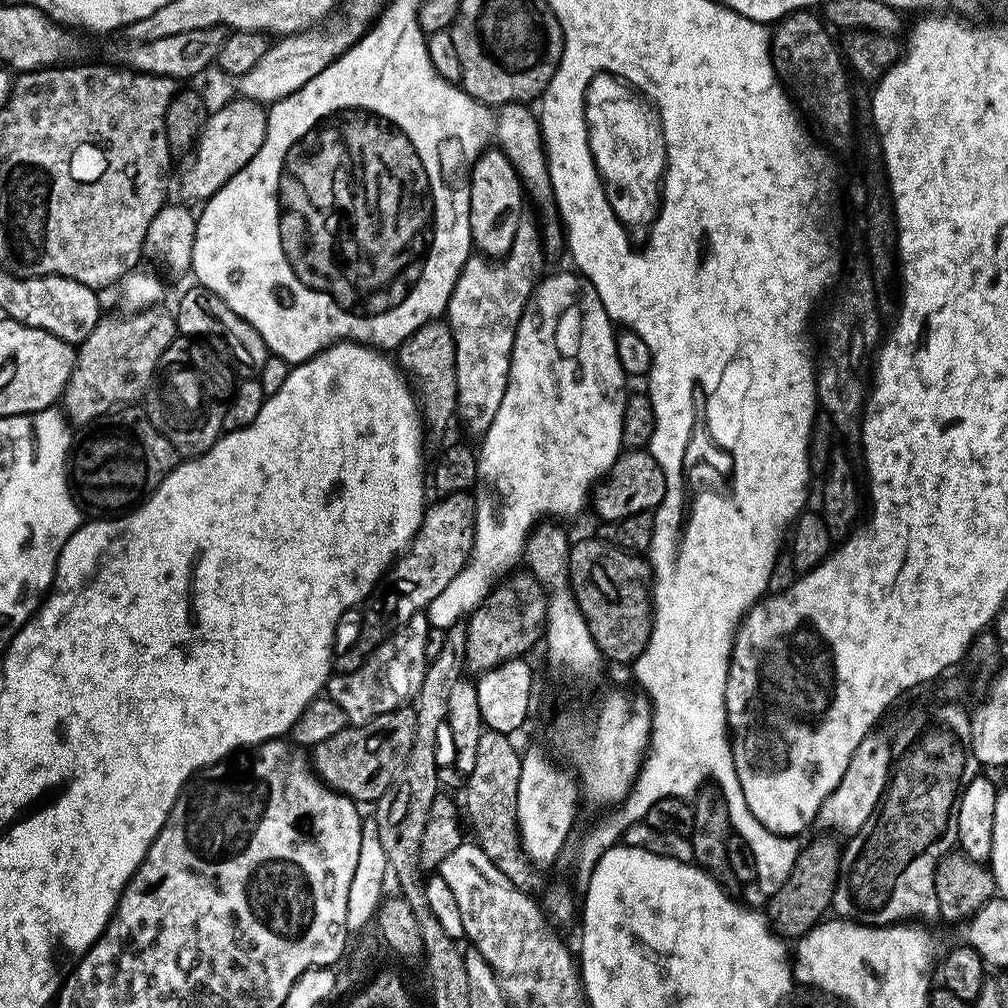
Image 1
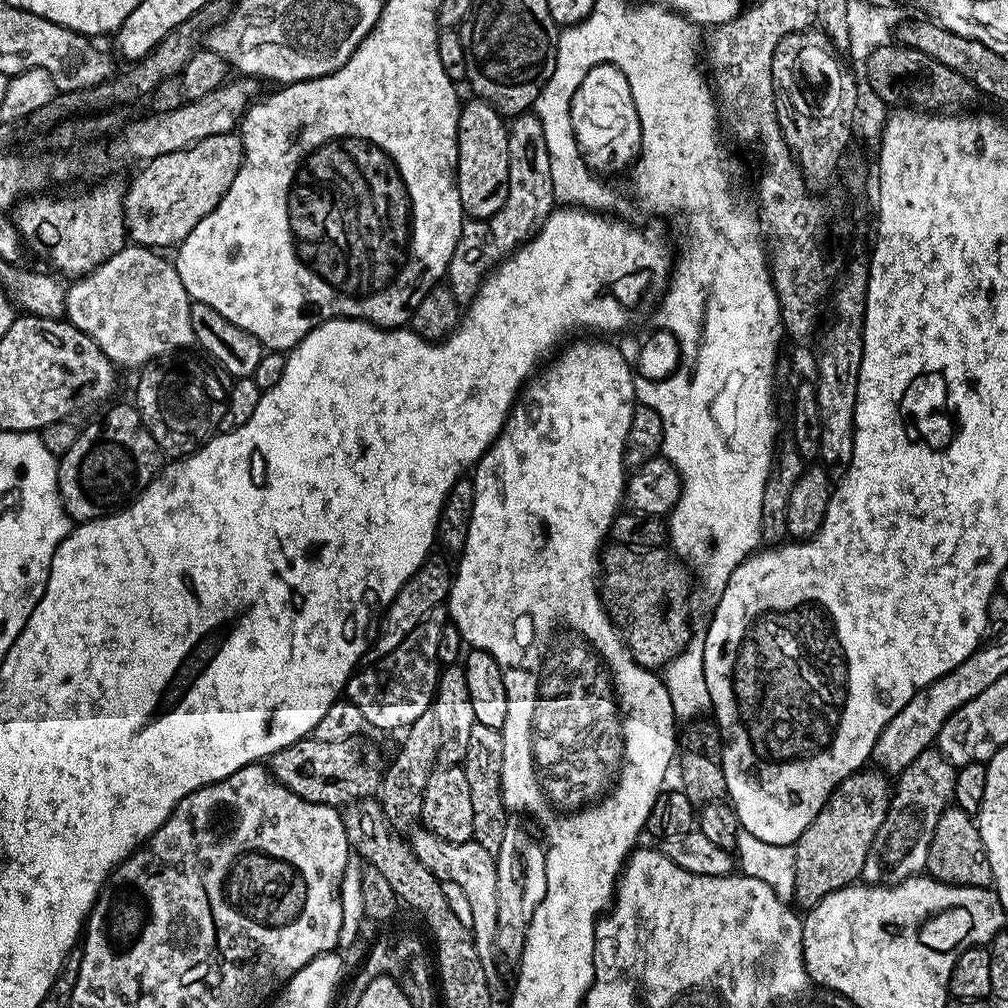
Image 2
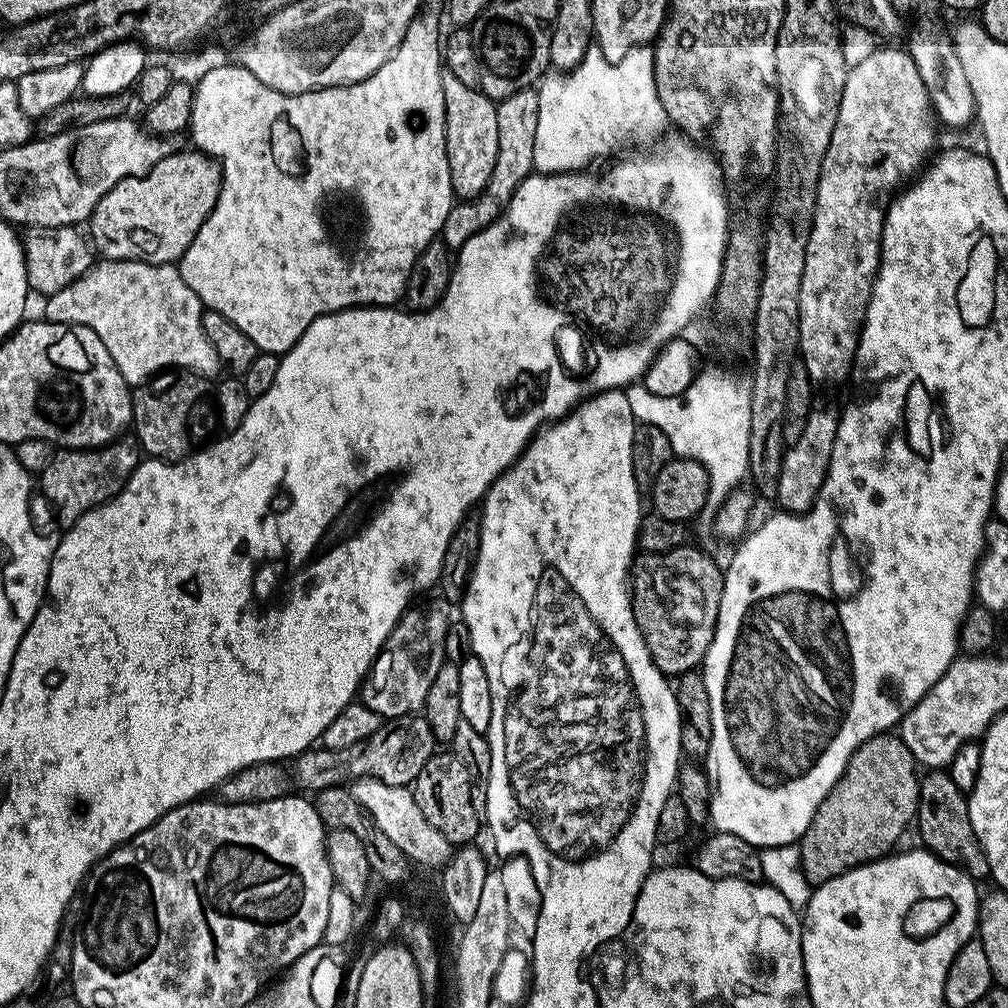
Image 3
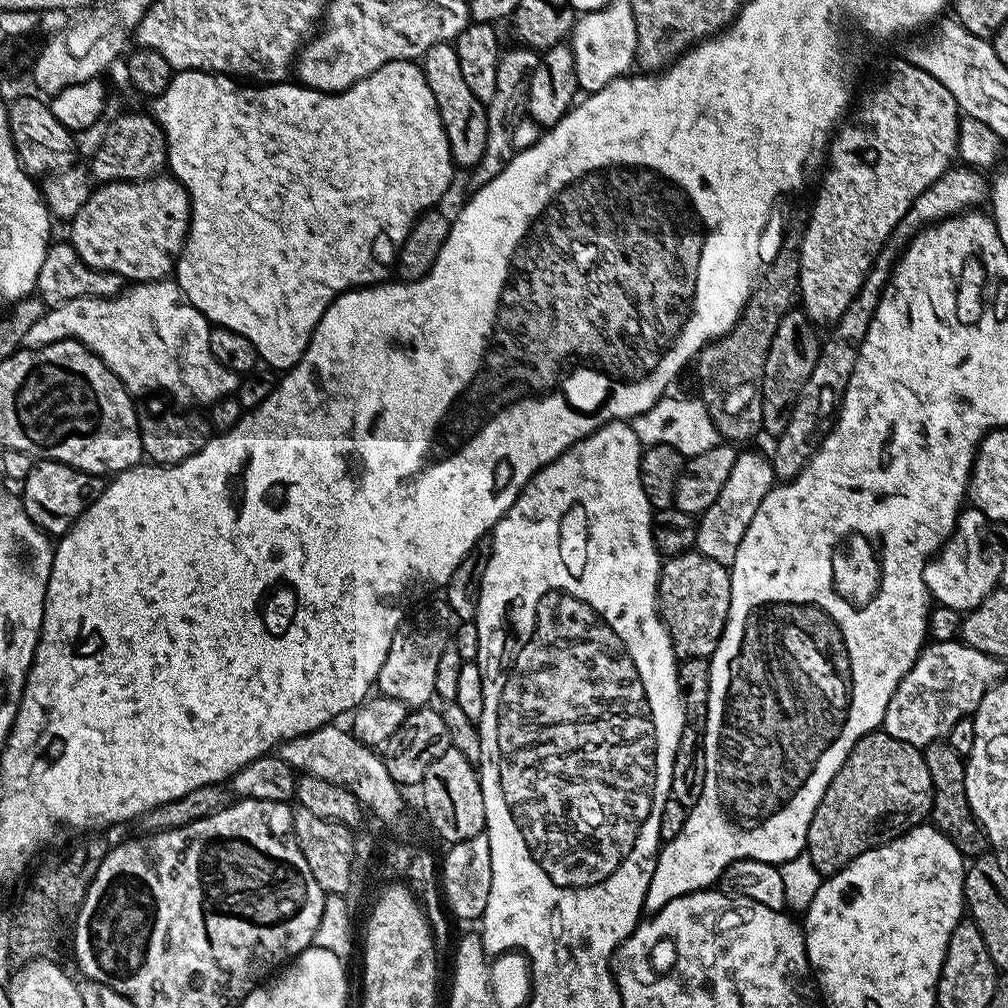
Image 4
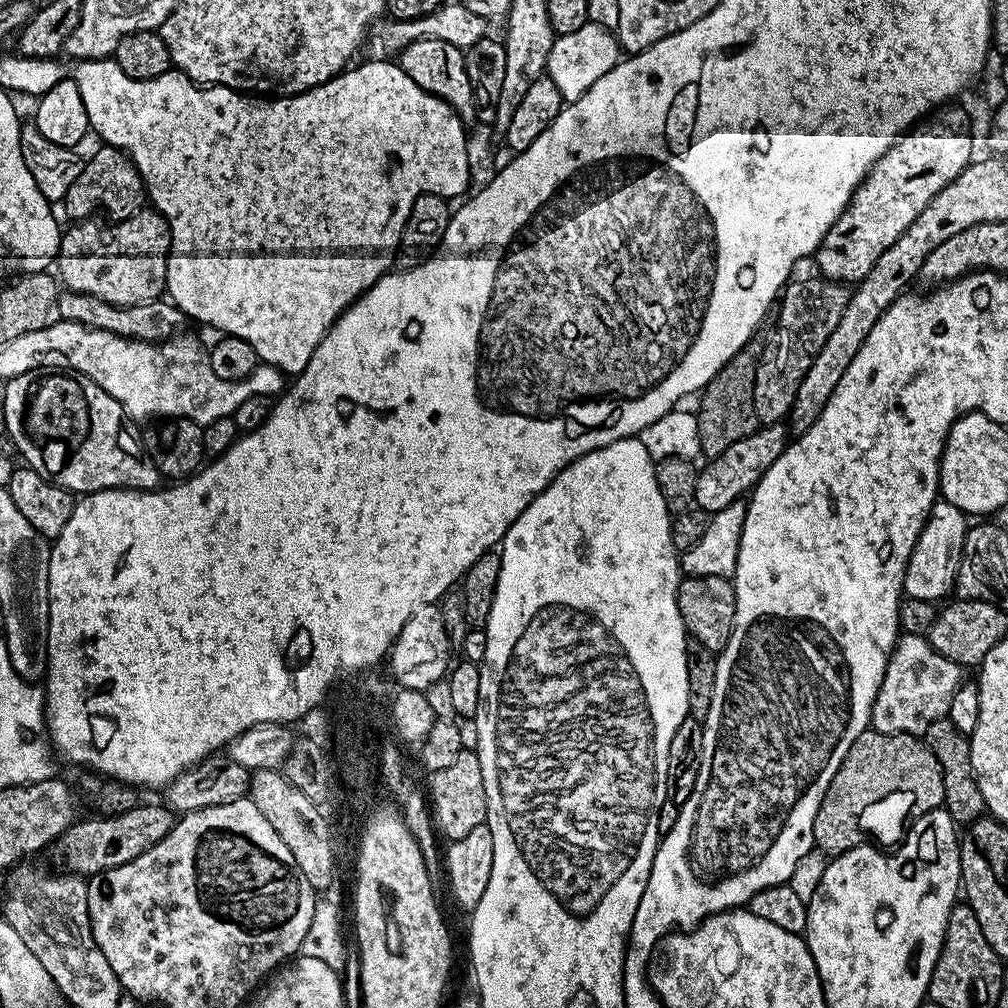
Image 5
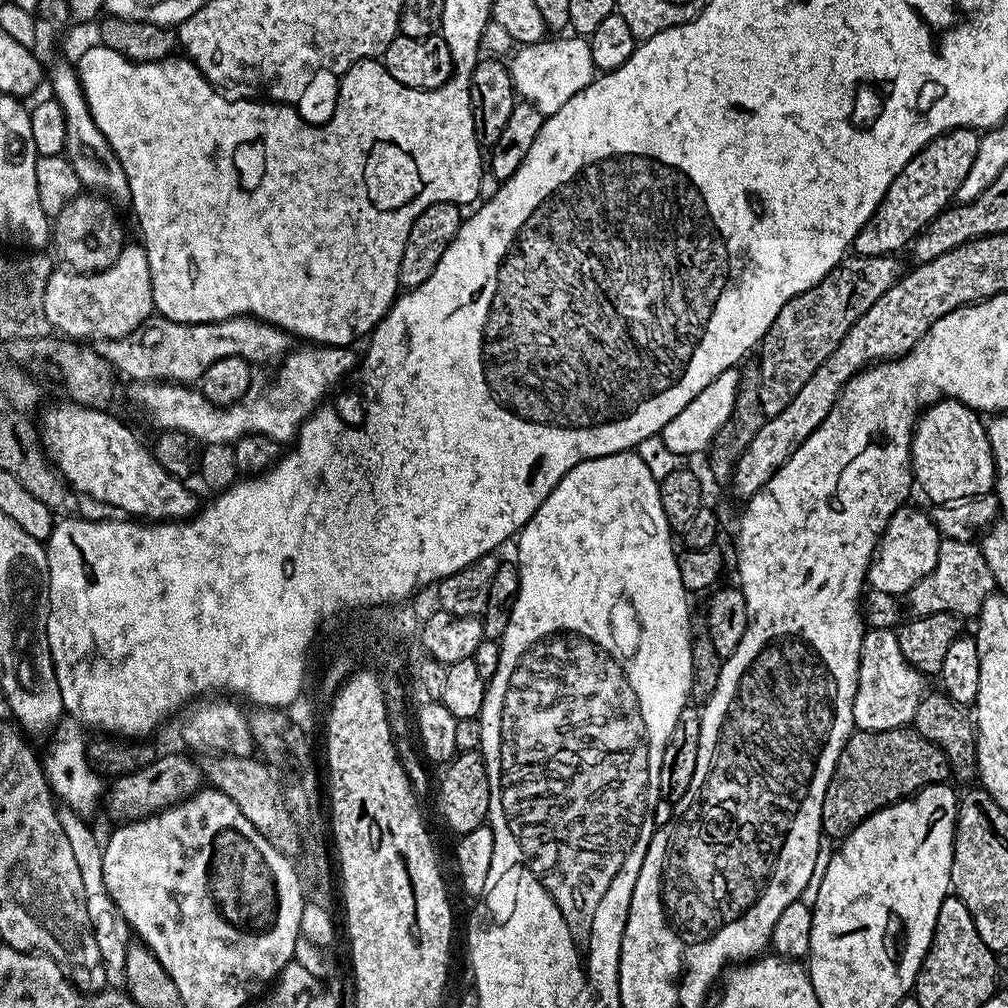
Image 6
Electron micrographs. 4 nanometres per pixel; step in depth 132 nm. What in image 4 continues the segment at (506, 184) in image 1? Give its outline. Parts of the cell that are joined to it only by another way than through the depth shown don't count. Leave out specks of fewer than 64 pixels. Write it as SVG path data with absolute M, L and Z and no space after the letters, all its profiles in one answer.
M455 43L435 44L426 50L422 57L424 77L430 86L430 94L434 94L434 102L438 106L438 114L442 118L442 126L446 130L446 138L450 146L453 165L460 164L465 170L476 167L477 162L486 154L486 118L488 109L478 102L474 94L462 79L462 69L458 62Z

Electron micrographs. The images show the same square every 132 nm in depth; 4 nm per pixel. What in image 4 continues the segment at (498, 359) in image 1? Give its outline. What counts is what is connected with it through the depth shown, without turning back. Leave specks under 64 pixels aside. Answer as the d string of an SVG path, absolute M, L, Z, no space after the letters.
M527 46L519 47L512 48L509 52L507 49L500 57L498 90L494 90L494 98L490 98L490 102L486 106L488 109L488 117L486 118L486 154L482 154L482 158L470 172L470 176L472 176L471 187L473 189L486 186L486 182L498 178L498 174L502 174L502 170L506 170L506 166L512 160L516 148L514 130L518 130L518 122L522 122L526 118L530 78L532 77L532 69L536 68L540 61L540 52Z

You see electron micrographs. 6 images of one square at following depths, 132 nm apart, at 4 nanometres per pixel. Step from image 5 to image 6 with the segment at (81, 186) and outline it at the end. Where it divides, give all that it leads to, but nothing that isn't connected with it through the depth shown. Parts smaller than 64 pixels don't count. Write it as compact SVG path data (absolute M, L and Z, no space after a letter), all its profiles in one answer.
M81 194L74 197L70 202L66 202L66 206L62 206L62 210L54 217L50 224L50 244L51 247L56 247L55 255L58 257L60 255L61 265L67 266L73 272L100 272L104 268L108 268L111 264L116 261L120 251L124 249L126 243L126 237L124 237L124 224L120 221L120 216L115 212L117 209L114 207L113 201L99 195L99 194Z

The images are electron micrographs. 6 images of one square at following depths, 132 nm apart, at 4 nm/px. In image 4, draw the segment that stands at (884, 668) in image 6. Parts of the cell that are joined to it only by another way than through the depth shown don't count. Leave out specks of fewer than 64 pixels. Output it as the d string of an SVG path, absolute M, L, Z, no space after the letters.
M959 639L929 643L898 682L898 690L886 706L882 730L921 750L935 740L945 739L954 730L954 722L971 717L988 690L1005 679L1004 668L1005 661L982 654L982 650L974 650Z

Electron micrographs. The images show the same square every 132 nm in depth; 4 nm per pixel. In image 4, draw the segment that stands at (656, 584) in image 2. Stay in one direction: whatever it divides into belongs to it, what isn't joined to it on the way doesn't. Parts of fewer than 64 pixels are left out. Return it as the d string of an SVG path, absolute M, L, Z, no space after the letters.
M697 550L669 556L661 563L656 591L658 615L668 629L677 657L703 660L714 654L728 621L731 585L731 571Z

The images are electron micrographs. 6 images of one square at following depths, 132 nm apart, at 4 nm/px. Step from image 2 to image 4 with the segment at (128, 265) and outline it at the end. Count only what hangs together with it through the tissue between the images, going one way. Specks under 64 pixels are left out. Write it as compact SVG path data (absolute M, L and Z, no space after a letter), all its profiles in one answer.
M175 279L145 280L125 287L117 296L87 296L74 298L56 308L48 308L26 334L24 344L29 348L41 348L59 340L82 342L106 362L106 366L133 394L139 392L169 392L184 406L211 406L223 396L231 396L240 385L240 376L226 370L210 354L210 321L188 301Z

